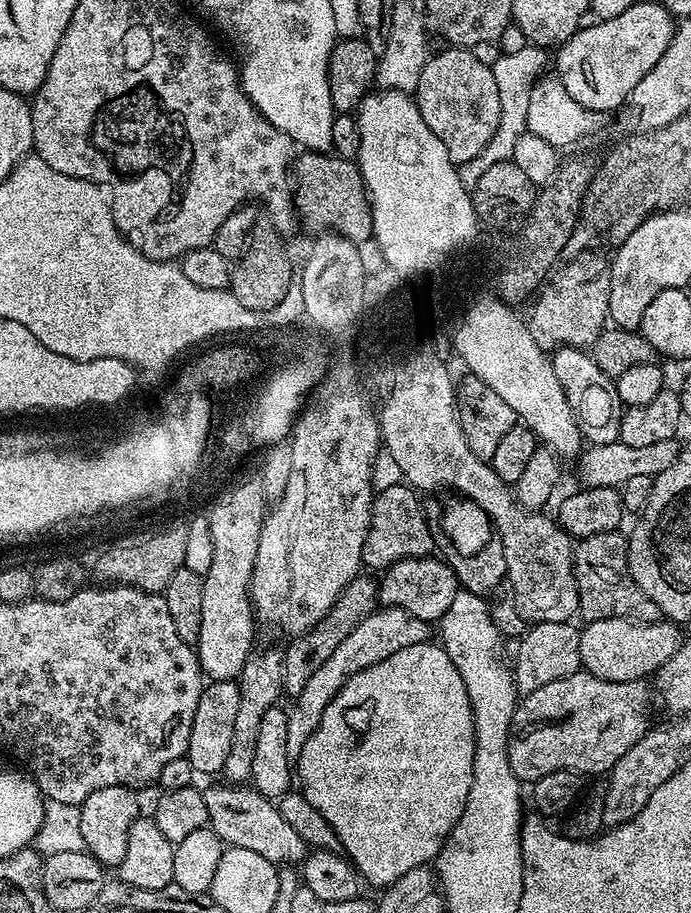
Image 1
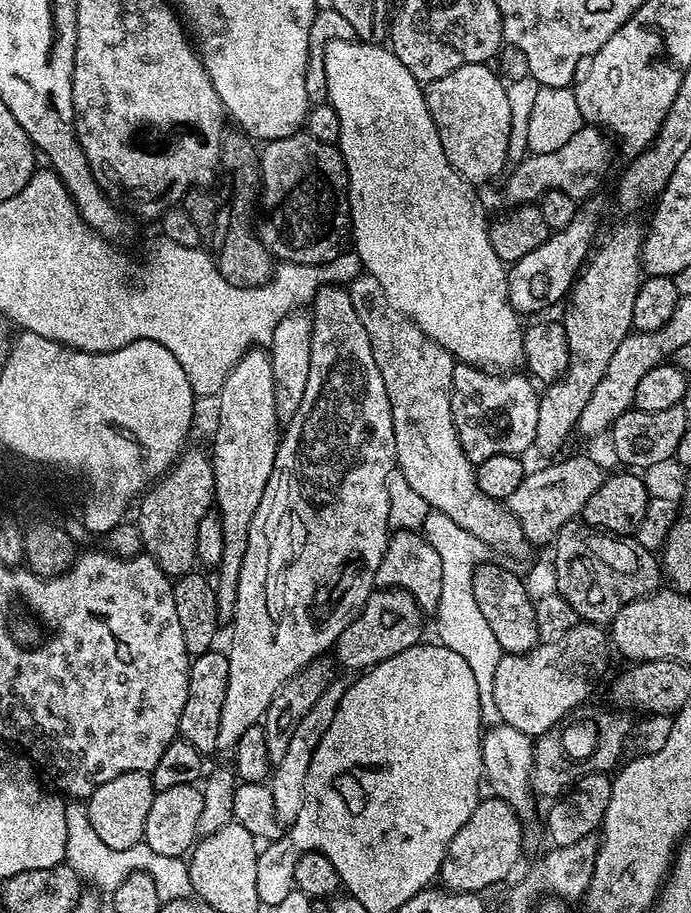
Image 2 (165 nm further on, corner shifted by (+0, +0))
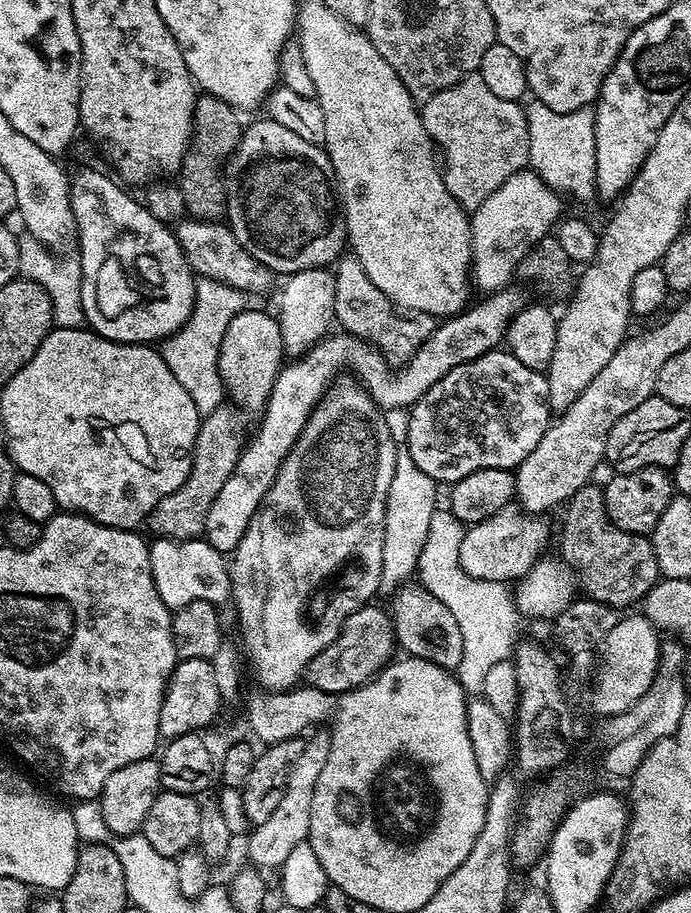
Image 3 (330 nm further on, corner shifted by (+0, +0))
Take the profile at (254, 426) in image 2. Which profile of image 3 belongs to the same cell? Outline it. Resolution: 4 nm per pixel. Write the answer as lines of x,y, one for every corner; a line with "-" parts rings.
249,307
239,312
234,318
230,318
230,326
226,326
226,334
222,334
220,353
216,369
220,371
220,377
226,389
226,396
231,403
240,409
241,413
256,412
263,413
264,403
270,398
270,390
278,378
280,369
286,363
286,353
282,342
282,330
279,319
268,312
259,312
258,309

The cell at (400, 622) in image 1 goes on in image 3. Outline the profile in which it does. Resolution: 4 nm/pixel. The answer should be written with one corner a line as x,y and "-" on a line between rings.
327,731
316,732
304,740
304,749
298,758
297,765
286,782
286,794
282,798
278,810
266,818
266,822
255,825
251,829
248,840
248,856
257,869
279,869
289,857
294,846
307,841
310,830
310,806
314,802
314,786
318,786
318,778
326,766
326,758
330,758
331,735

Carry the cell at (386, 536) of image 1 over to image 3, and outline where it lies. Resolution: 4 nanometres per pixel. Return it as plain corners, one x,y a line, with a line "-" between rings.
404,586
395,593
390,615
396,630
396,642
401,653
417,656
426,662
455,670
462,662
462,630
458,630
457,619
434,594
421,586

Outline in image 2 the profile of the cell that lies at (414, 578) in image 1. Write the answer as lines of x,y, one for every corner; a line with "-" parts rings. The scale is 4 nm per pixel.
401,588
373,591
359,618
350,622
350,626
346,626
346,630
342,630
342,634
336,639
335,663
340,663
344,668
360,668
356,670
367,670
373,664
381,664
386,658
421,643
420,619
421,610
408,592

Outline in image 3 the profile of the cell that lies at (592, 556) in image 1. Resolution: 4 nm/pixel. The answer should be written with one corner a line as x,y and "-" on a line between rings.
589,482
574,493
563,512
565,524
560,532
558,552
578,577
583,595
617,610
631,609
628,608
631,604
639,605
661,579
651,539
648,536
635,536
612,524
606,514
604,489
596,482

